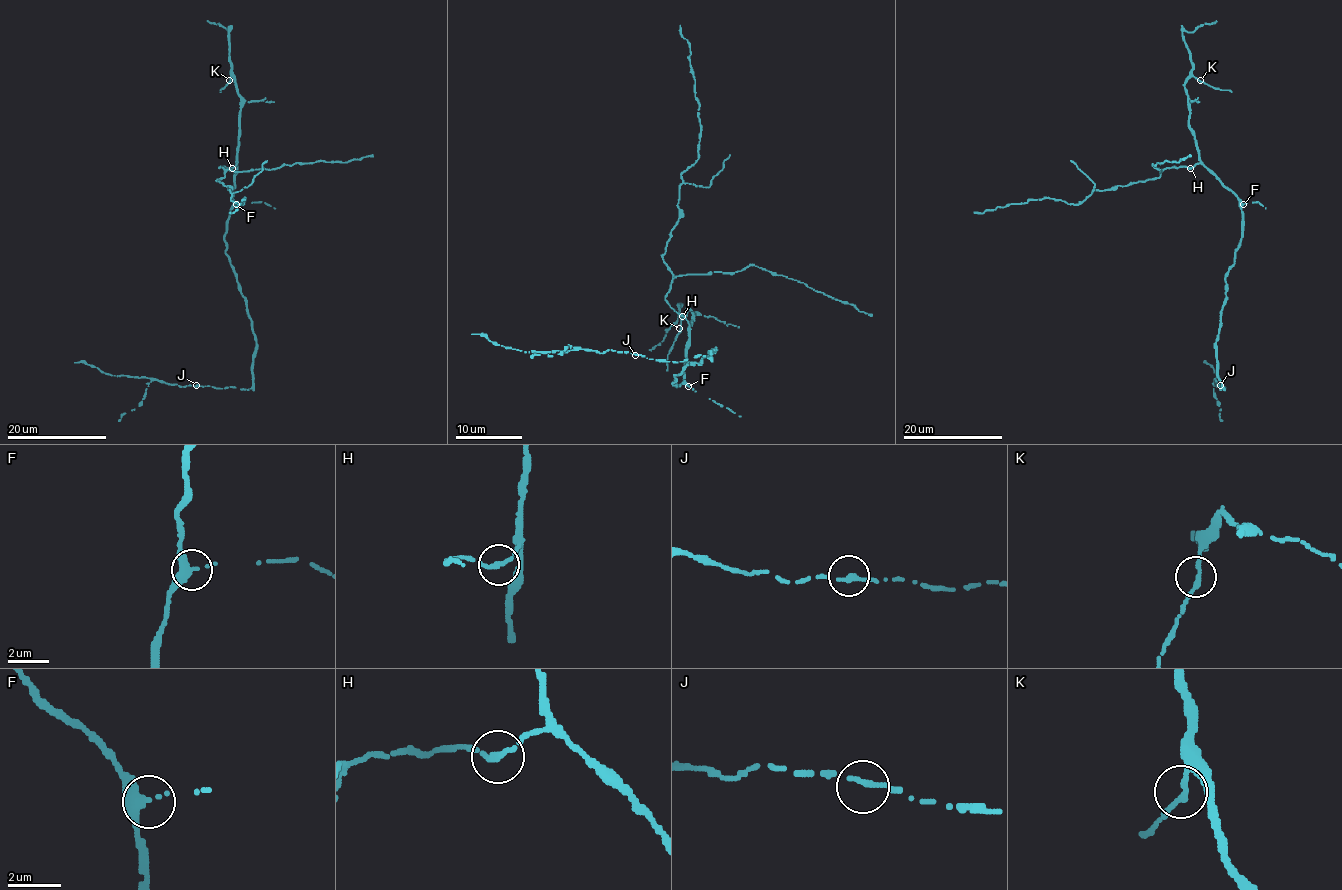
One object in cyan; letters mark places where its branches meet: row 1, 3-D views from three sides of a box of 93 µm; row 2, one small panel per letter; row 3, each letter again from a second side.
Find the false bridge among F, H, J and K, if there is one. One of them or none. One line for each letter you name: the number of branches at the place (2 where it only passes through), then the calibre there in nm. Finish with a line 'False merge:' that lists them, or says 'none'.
False merge: none

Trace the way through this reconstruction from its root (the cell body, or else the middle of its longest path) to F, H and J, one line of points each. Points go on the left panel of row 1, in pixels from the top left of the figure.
F: (226, 245), (226, 221), (236, 204)
H: (226, 245), (226, 221), (233, 204), (237, 163), (232, 168)
J: (226, 245), (257, 342), (253, 386), (247, 390), (196, 385)

